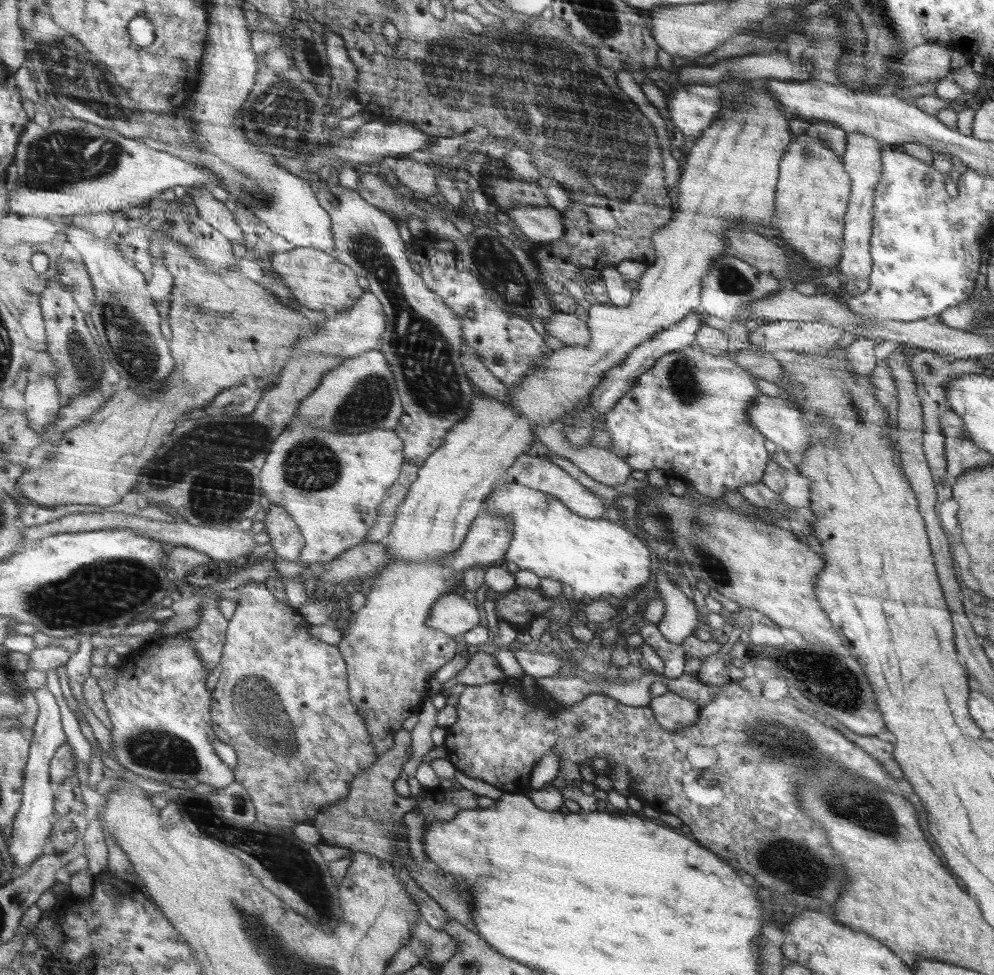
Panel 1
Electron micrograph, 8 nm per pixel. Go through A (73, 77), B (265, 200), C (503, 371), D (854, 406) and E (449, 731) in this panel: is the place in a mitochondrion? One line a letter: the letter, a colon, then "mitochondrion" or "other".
A: mitochondrion
B: mitochondrion
C: other
D: other
E: other

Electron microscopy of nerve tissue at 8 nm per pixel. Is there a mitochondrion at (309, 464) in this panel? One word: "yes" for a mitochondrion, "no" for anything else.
yes

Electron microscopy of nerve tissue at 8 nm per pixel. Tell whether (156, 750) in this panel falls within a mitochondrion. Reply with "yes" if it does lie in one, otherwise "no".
yes

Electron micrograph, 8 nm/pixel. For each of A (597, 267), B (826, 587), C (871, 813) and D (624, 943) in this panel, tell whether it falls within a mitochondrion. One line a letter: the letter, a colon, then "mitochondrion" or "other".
A: other
B: other
C: mitochondrion
D: other

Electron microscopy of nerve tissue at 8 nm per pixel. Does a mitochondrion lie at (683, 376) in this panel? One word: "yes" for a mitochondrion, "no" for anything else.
yes

